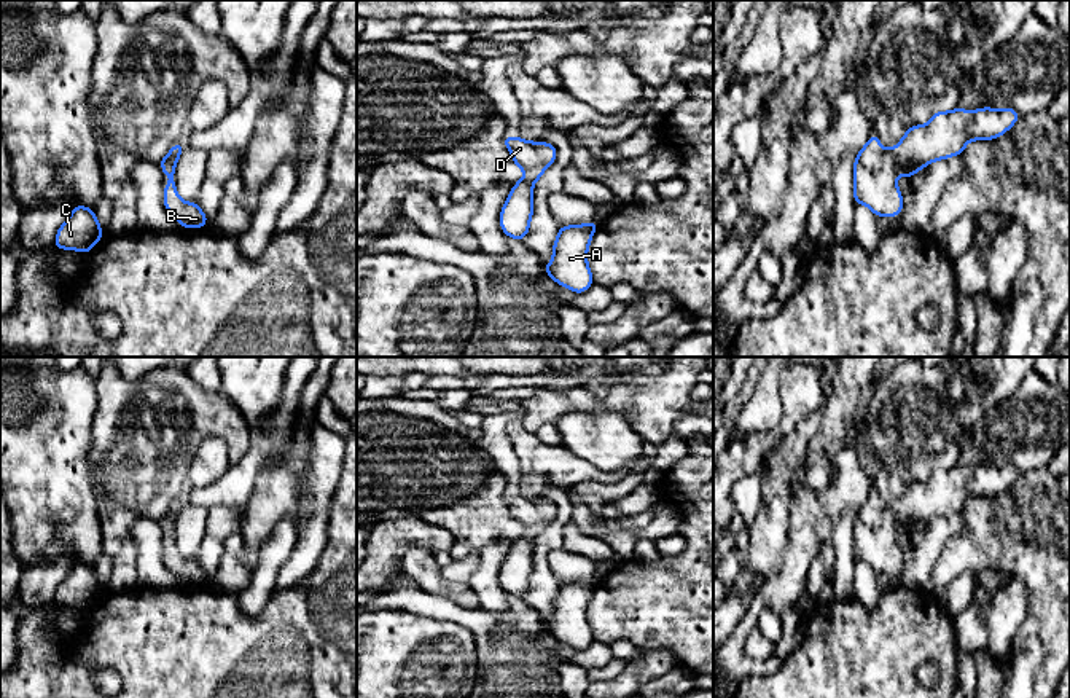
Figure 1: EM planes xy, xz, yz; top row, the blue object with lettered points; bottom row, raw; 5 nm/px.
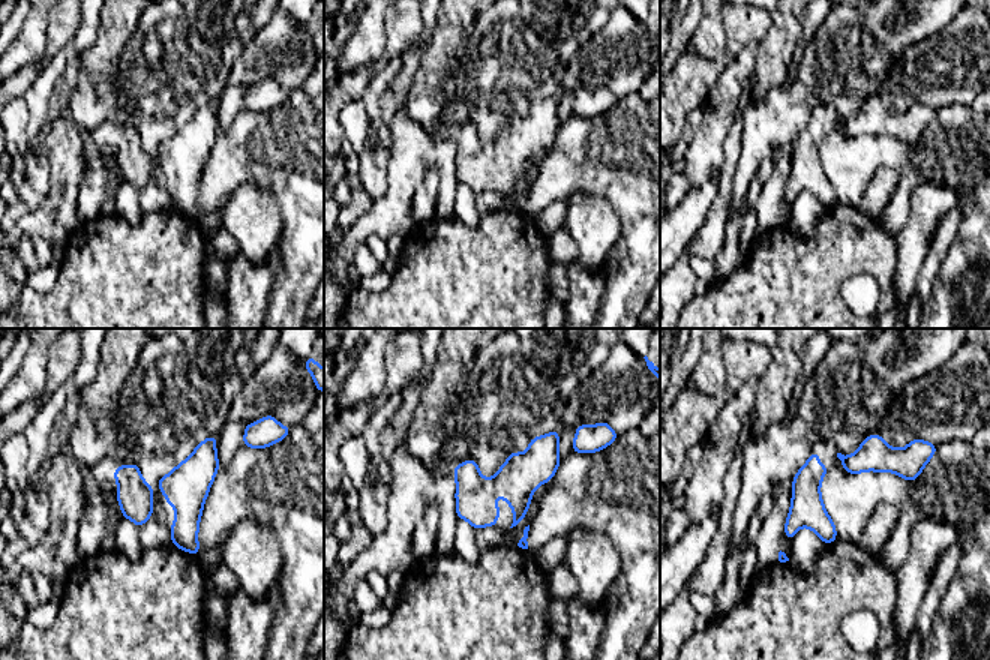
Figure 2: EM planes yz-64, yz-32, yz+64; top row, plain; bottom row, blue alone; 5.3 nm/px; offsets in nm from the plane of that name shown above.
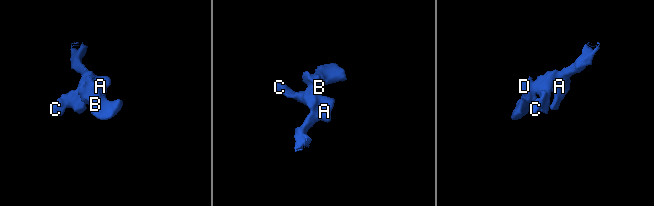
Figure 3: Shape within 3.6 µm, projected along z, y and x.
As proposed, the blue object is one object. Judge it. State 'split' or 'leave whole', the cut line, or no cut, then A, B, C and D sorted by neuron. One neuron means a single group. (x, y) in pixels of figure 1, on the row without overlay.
leave whole; cut none; groups A B C D

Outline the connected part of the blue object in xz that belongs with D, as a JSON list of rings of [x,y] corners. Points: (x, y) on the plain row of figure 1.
[[[505,492],[503,500],[513,520],[524,527],[524,535],[513,542],[502,564],[500,585],[506,594],[524,598],[533,572],[533,540],[557,516],[557,507],[545,497],[530,499],[514,492]]]

